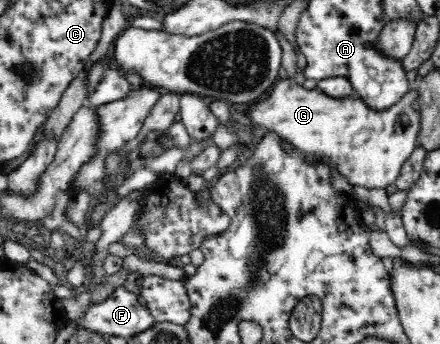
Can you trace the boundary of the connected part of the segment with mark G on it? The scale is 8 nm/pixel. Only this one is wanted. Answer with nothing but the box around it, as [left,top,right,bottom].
[245,77,420,189]

